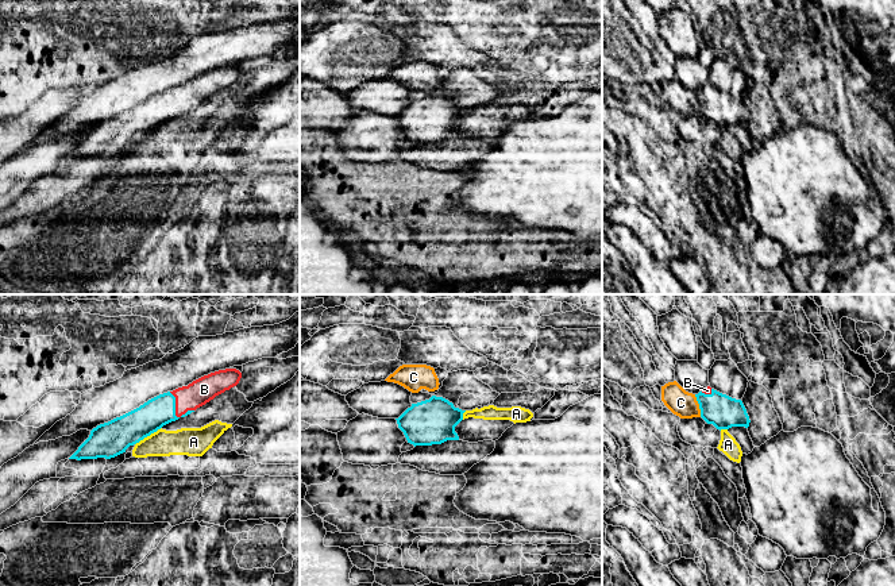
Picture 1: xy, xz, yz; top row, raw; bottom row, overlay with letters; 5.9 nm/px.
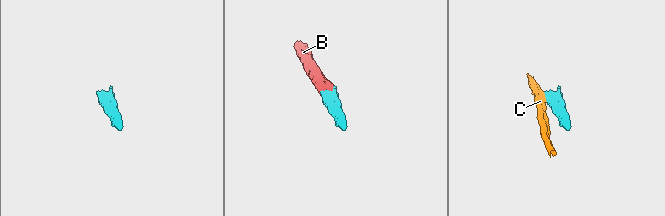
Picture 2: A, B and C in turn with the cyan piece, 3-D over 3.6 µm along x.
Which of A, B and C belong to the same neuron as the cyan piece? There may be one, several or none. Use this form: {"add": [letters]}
{"add": ["B"]}

